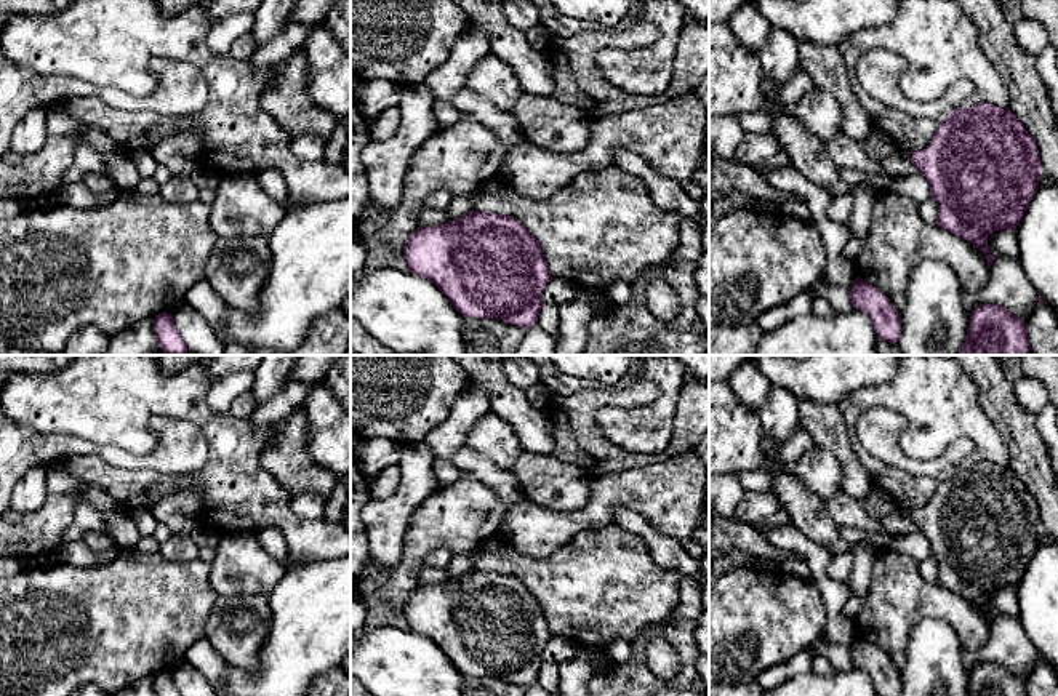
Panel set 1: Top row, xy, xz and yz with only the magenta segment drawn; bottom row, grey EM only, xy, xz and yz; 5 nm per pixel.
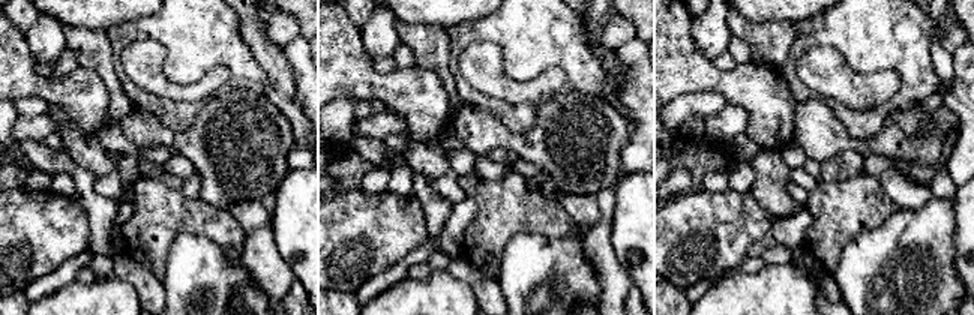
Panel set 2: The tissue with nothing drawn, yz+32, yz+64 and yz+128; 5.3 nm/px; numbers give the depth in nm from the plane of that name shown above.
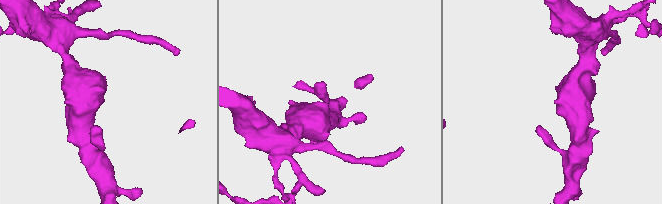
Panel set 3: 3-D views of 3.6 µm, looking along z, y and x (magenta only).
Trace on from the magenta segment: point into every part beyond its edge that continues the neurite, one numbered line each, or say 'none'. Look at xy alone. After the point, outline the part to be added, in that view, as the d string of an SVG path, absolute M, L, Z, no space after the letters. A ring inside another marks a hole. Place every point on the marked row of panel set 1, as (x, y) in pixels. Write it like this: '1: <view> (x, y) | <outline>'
none

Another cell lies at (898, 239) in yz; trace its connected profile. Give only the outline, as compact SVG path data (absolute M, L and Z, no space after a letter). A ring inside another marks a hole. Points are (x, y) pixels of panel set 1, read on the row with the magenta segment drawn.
M877 195L866 245L855 259L856 277L879 288L901 314L911 274L925 261L948 264L967 294L981 291L989 278L984 254L936 222L925 222L916 200Z

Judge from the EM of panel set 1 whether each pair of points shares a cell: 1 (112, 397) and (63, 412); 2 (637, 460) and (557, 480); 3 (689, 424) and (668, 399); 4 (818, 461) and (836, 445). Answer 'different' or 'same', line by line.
1: same
2: different
3: different
4: different

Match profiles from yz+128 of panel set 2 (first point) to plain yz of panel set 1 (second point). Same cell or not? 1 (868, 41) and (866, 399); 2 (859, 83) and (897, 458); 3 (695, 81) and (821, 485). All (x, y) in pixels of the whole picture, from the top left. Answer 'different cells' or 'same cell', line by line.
1: same cell
2: same cell
3: same cell

